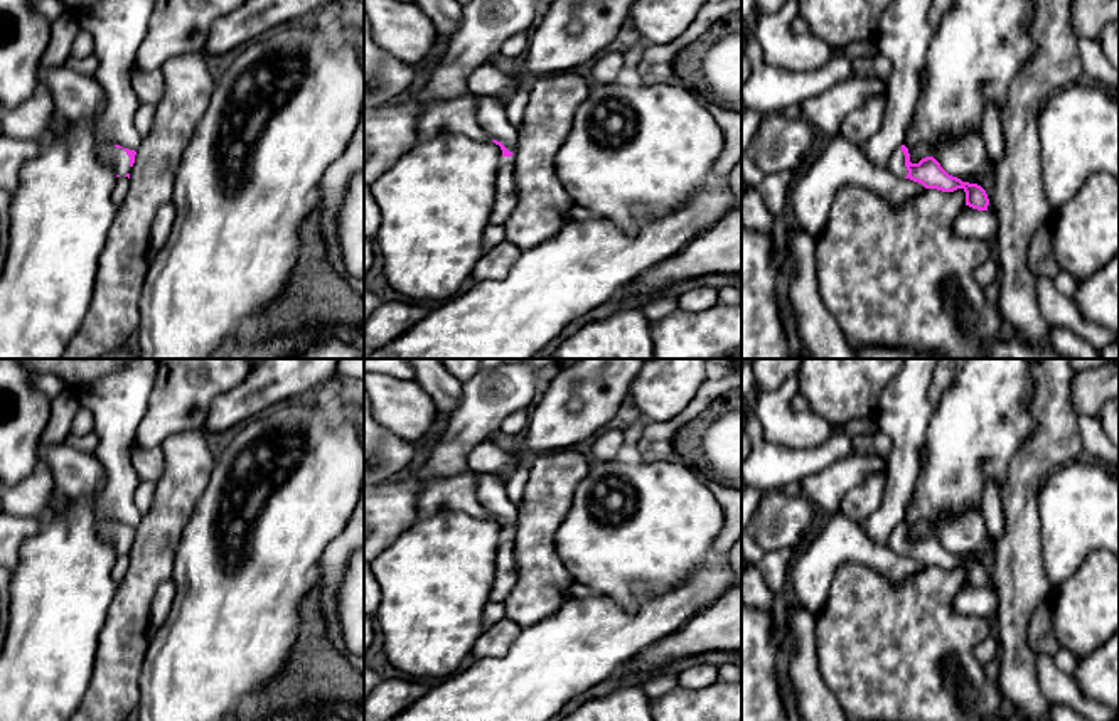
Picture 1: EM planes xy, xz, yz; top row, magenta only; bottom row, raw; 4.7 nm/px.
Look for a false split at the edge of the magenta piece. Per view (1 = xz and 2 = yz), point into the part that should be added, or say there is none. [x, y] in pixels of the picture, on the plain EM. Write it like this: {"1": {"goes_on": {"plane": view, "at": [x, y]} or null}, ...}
{"1": {"goes_on": null}, "2": {"goes_on": {"plane": "yz", "at": [897, 539]}}}

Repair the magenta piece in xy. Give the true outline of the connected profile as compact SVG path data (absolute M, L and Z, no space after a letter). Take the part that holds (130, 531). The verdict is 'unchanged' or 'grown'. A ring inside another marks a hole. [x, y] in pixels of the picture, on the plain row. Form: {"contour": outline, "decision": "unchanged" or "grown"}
{"contour": "M103 519L98 521L98 536L110 542L116 554L128 554L130 547L135 541L135 527L123 526L120 522L106 522Z", "decision": "grown"}

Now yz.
{"contour": "M902 522L893 529L886 546L898 554L922 561L925 566L937 566L942 569L962 566L966 569L966 583L988 588L989 576L986 568L977 561L962 559L949 553L934 534L925 534L918 541L912 541L908 526Z", "decision": "grown"}

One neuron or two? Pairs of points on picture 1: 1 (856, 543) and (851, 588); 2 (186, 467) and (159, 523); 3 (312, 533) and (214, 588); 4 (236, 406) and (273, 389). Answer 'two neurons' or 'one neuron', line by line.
1: two neurons
2: one neuron
3: one neuron
4: one neuron

